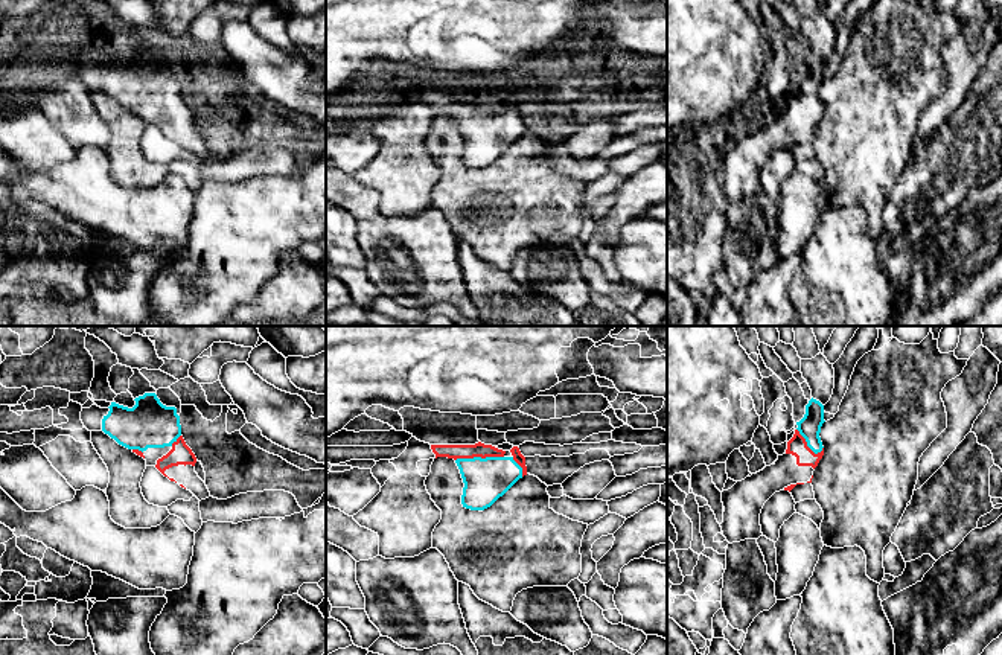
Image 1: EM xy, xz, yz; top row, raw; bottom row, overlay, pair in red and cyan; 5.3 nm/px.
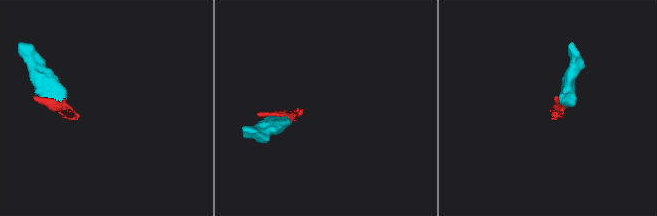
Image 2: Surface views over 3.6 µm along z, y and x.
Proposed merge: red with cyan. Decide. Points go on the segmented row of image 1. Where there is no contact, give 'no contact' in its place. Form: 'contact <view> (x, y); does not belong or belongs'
contact xz (478, 456); belongs

